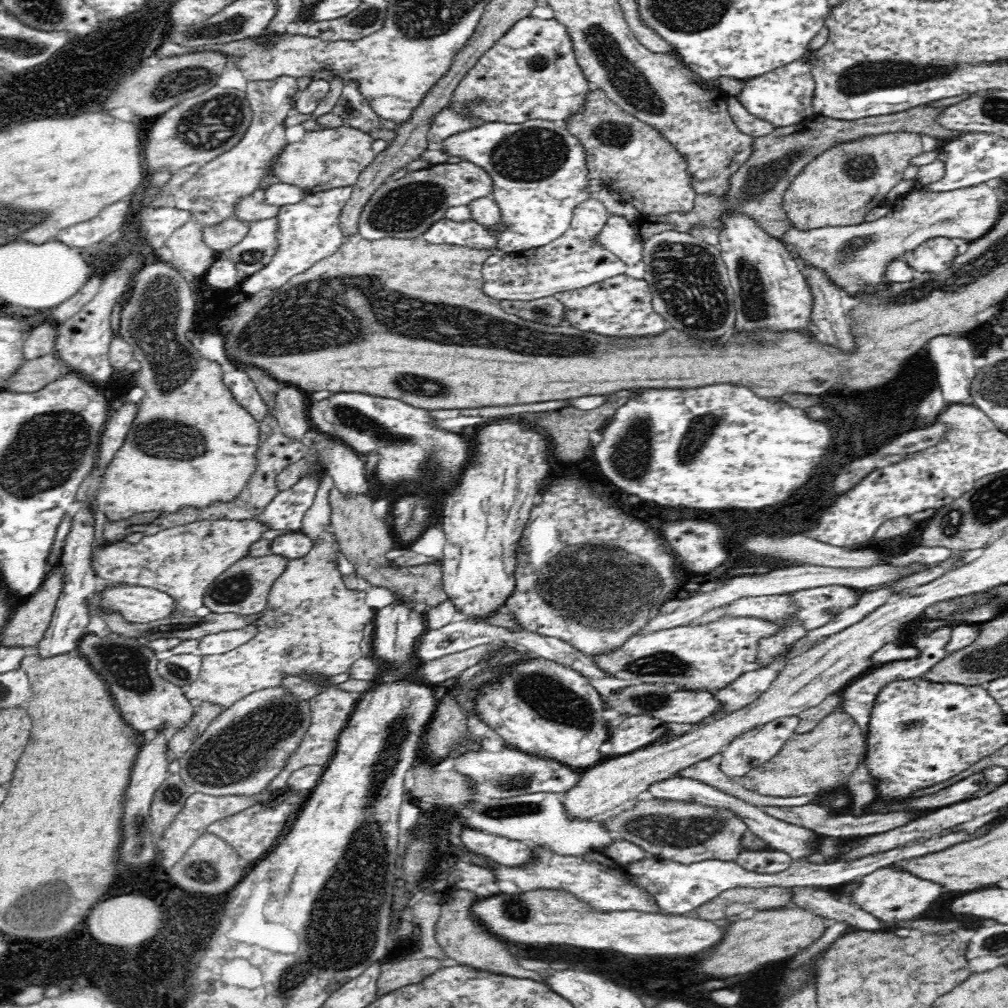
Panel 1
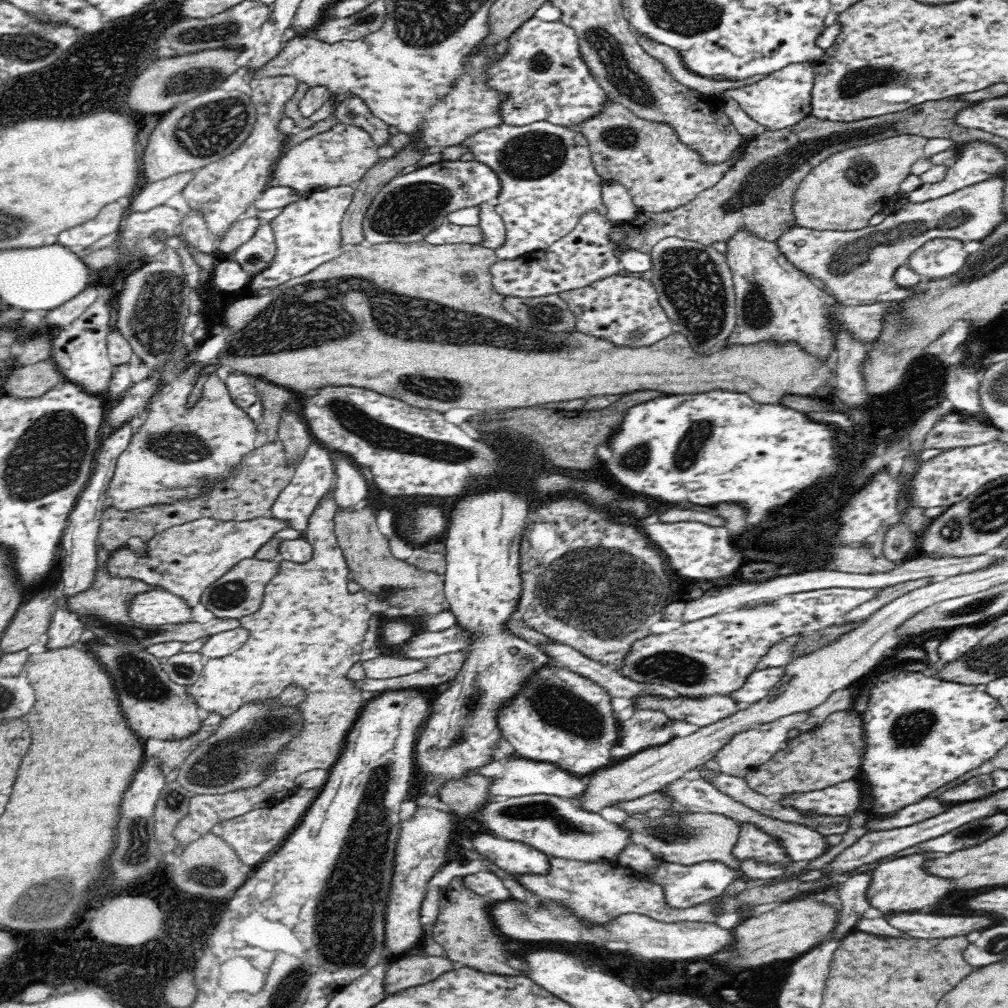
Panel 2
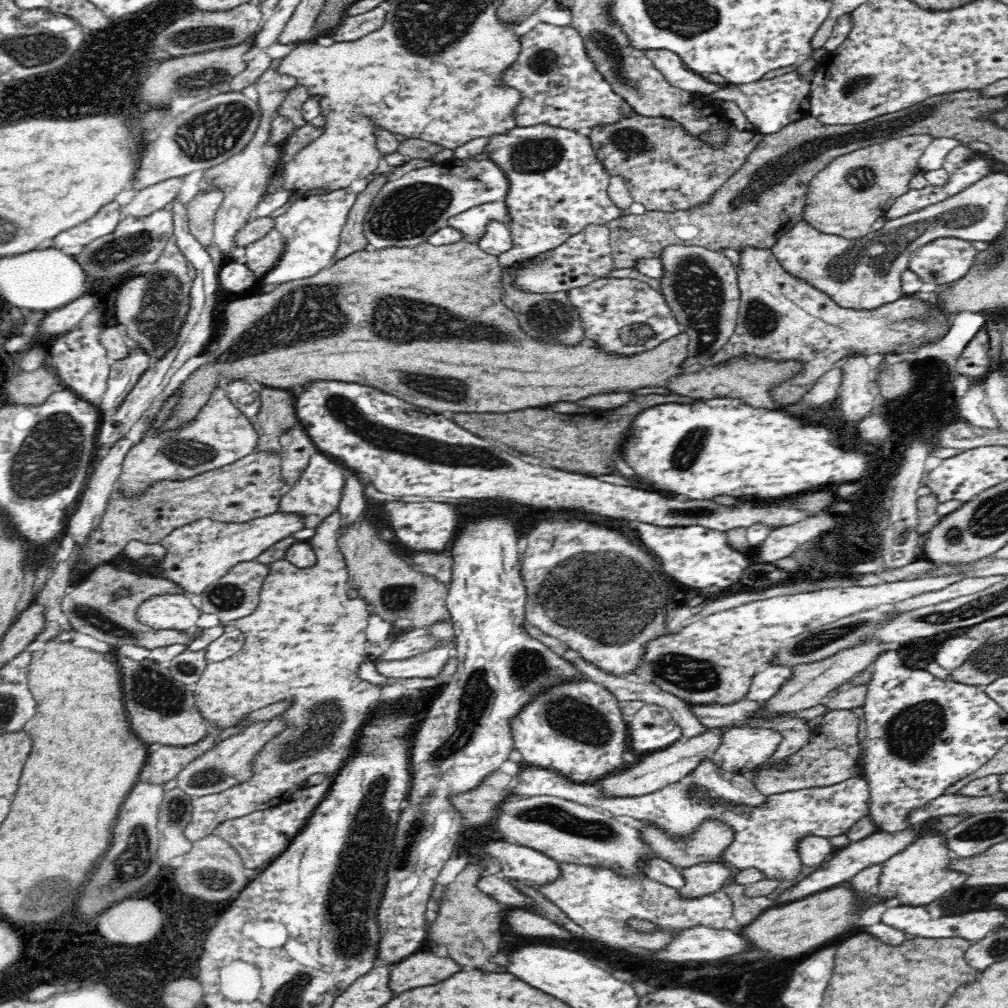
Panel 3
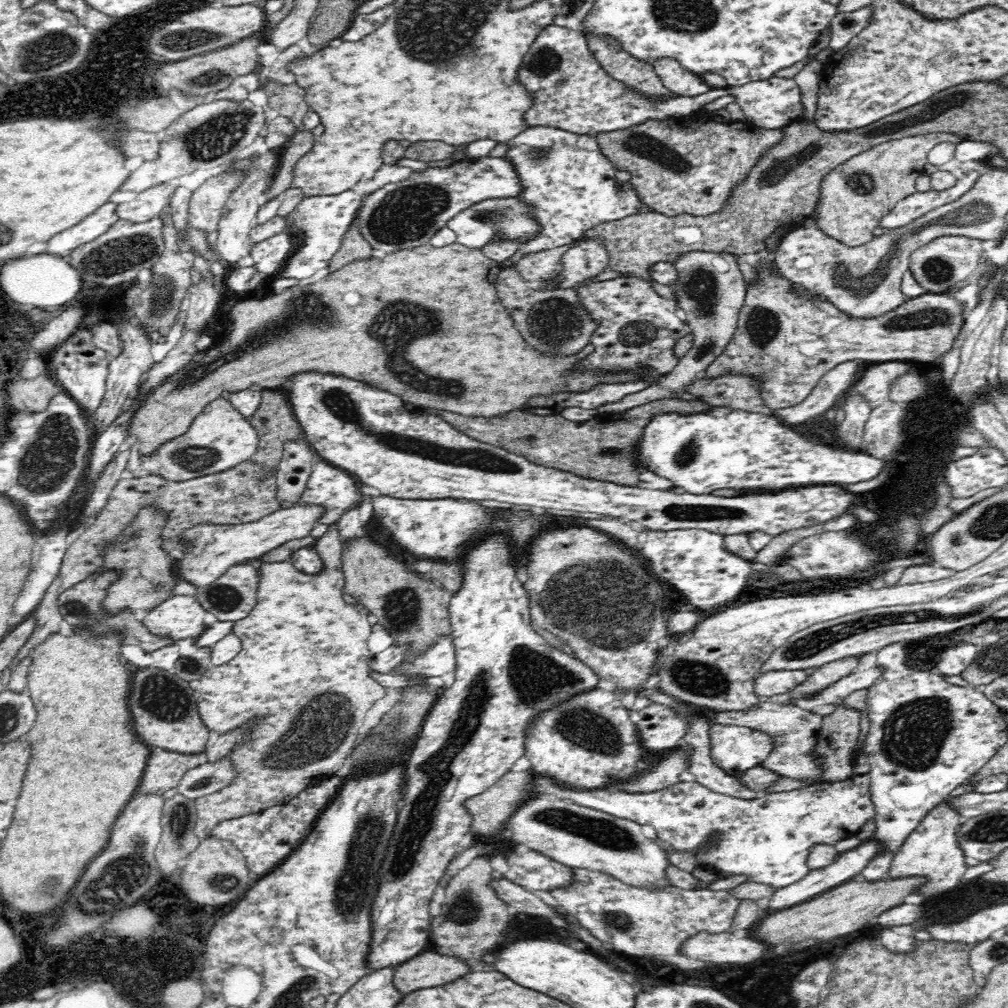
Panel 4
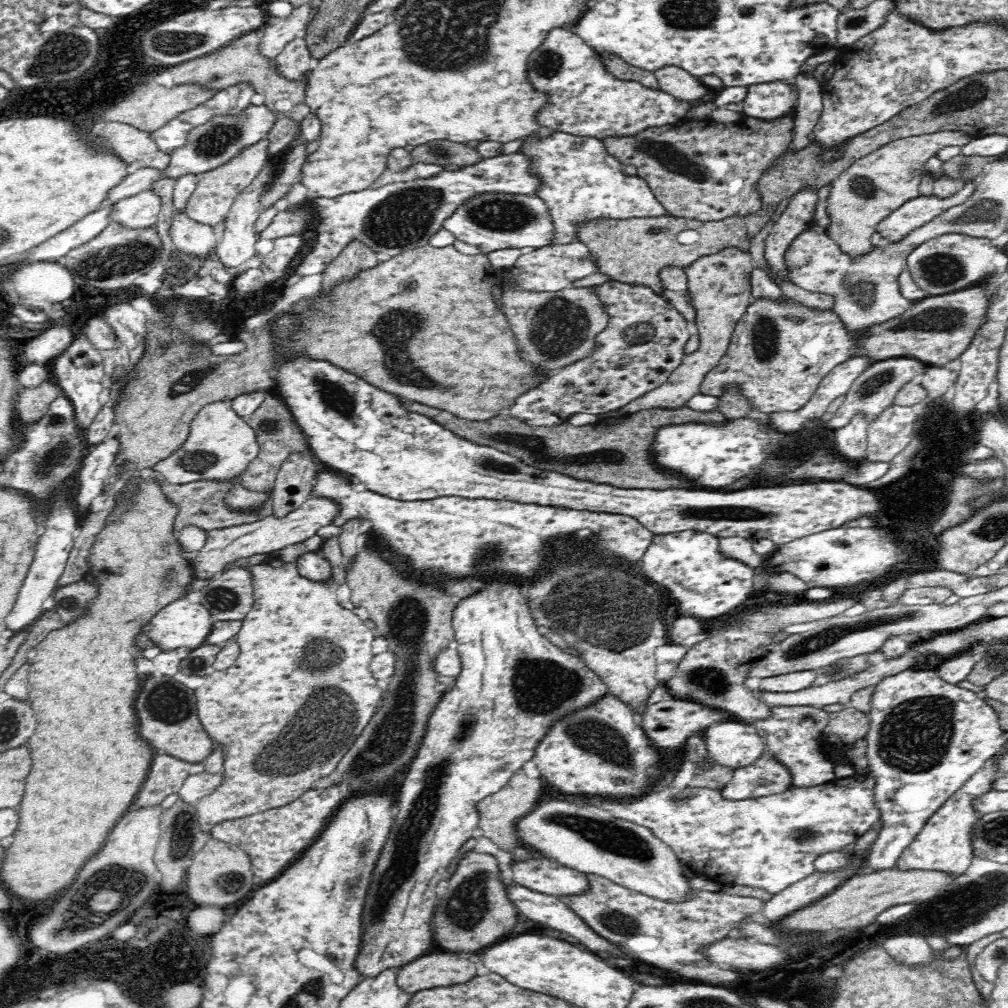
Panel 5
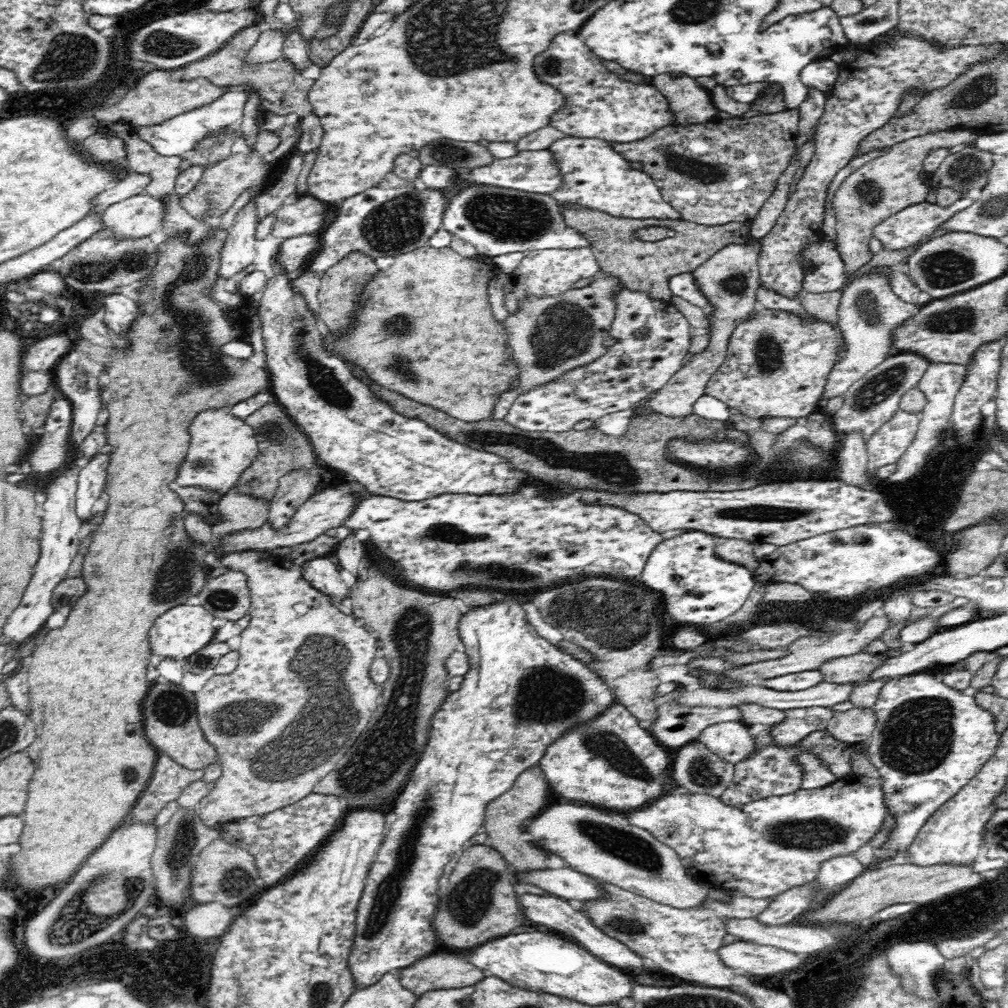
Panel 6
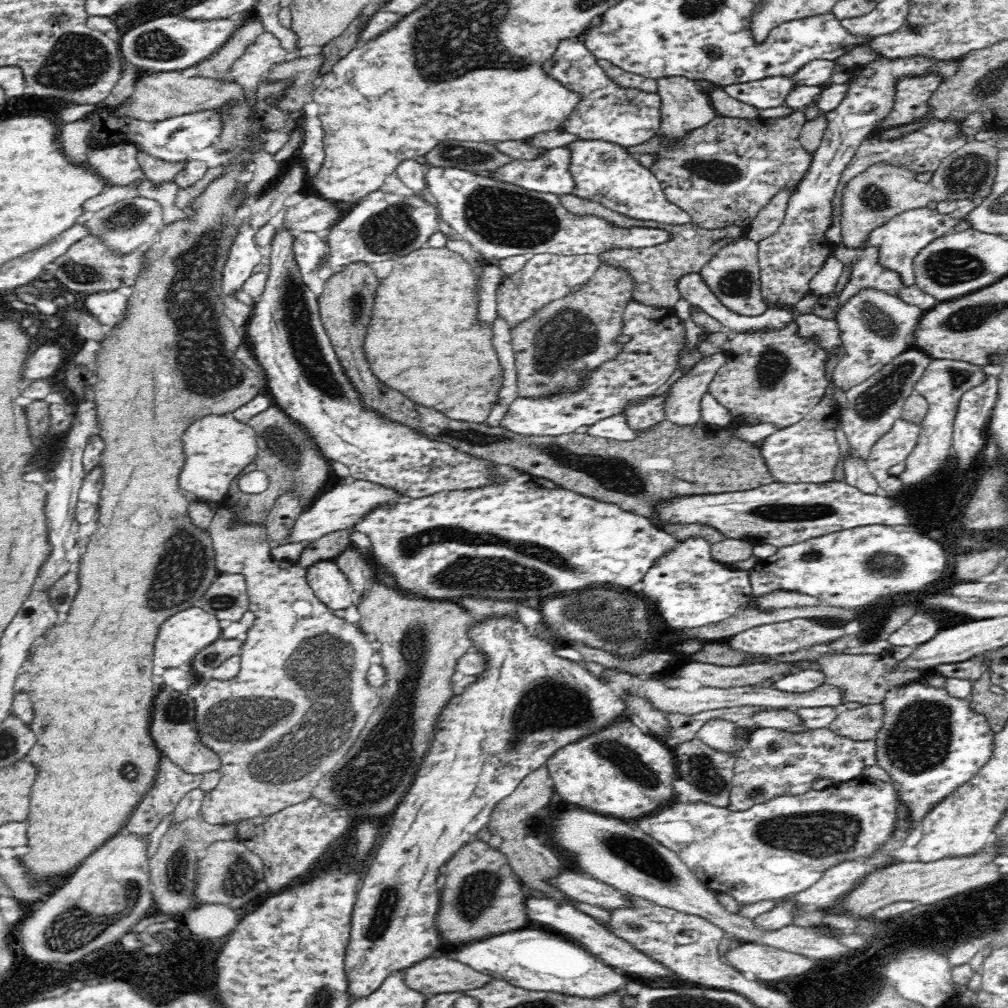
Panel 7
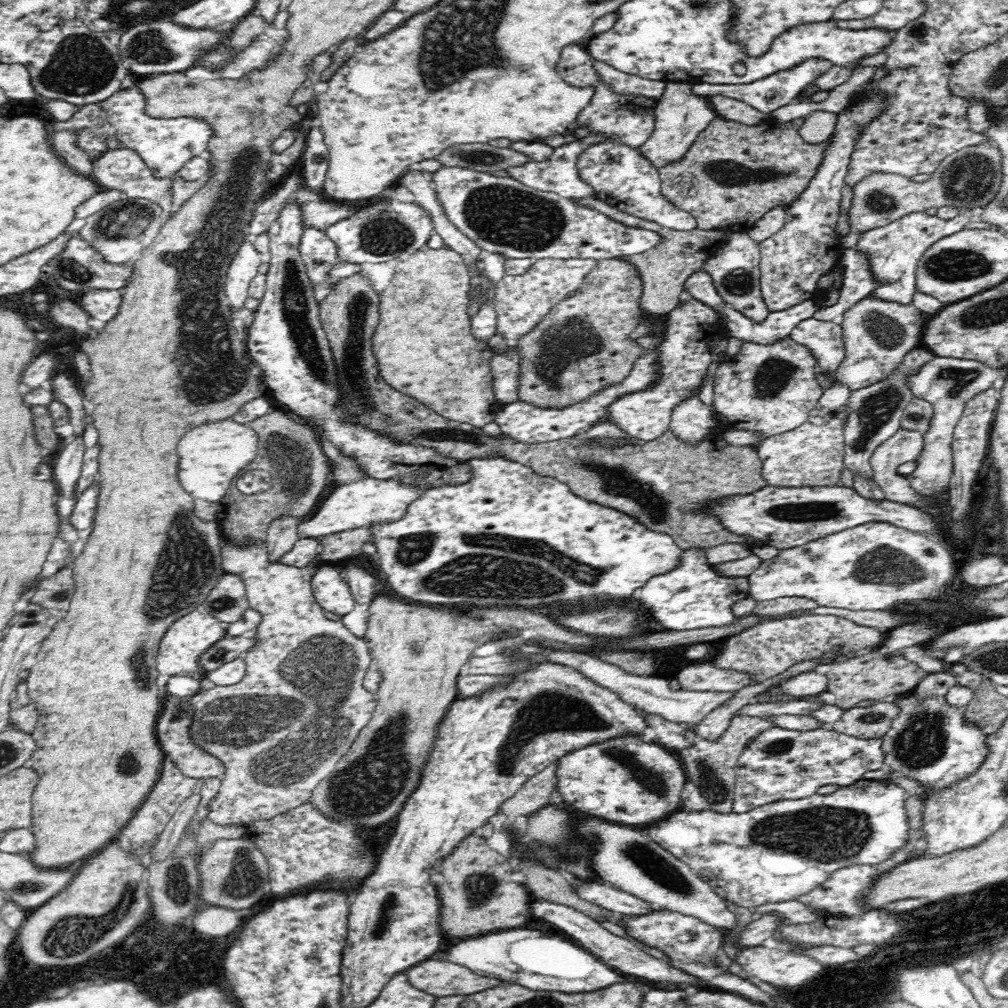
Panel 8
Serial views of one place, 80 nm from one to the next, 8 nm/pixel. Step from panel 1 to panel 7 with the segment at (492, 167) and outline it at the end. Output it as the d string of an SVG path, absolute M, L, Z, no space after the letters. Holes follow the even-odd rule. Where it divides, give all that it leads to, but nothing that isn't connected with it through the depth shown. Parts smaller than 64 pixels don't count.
M578 139L569 146L572 151L570 172L576 183L573 196L589 198L603 204L605 208L636 220L669 226L692 224L692 217L666 198L652 168L640 164L638 156L630 153L628 148L605 140L584 139Z

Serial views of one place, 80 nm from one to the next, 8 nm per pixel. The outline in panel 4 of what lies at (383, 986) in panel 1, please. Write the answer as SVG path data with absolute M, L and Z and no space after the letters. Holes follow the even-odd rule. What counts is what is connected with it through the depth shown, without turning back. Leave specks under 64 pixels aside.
M428 950L393 967L393 983L403 994L422 988L448 984L470 972L470 966L460 958L442 956Z

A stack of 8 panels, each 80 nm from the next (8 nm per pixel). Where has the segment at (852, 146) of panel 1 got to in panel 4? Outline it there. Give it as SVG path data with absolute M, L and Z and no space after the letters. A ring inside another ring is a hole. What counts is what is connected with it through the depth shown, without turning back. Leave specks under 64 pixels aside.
M934 132L889 140L876 148L854 156L836 170L832 170L820 188L818 220L820 230L839 240L846 247L859 247L873 239L873 231L904 198L916 194L916 180L926 173L928 154L941 142L955 145L964 141L959 134Z

